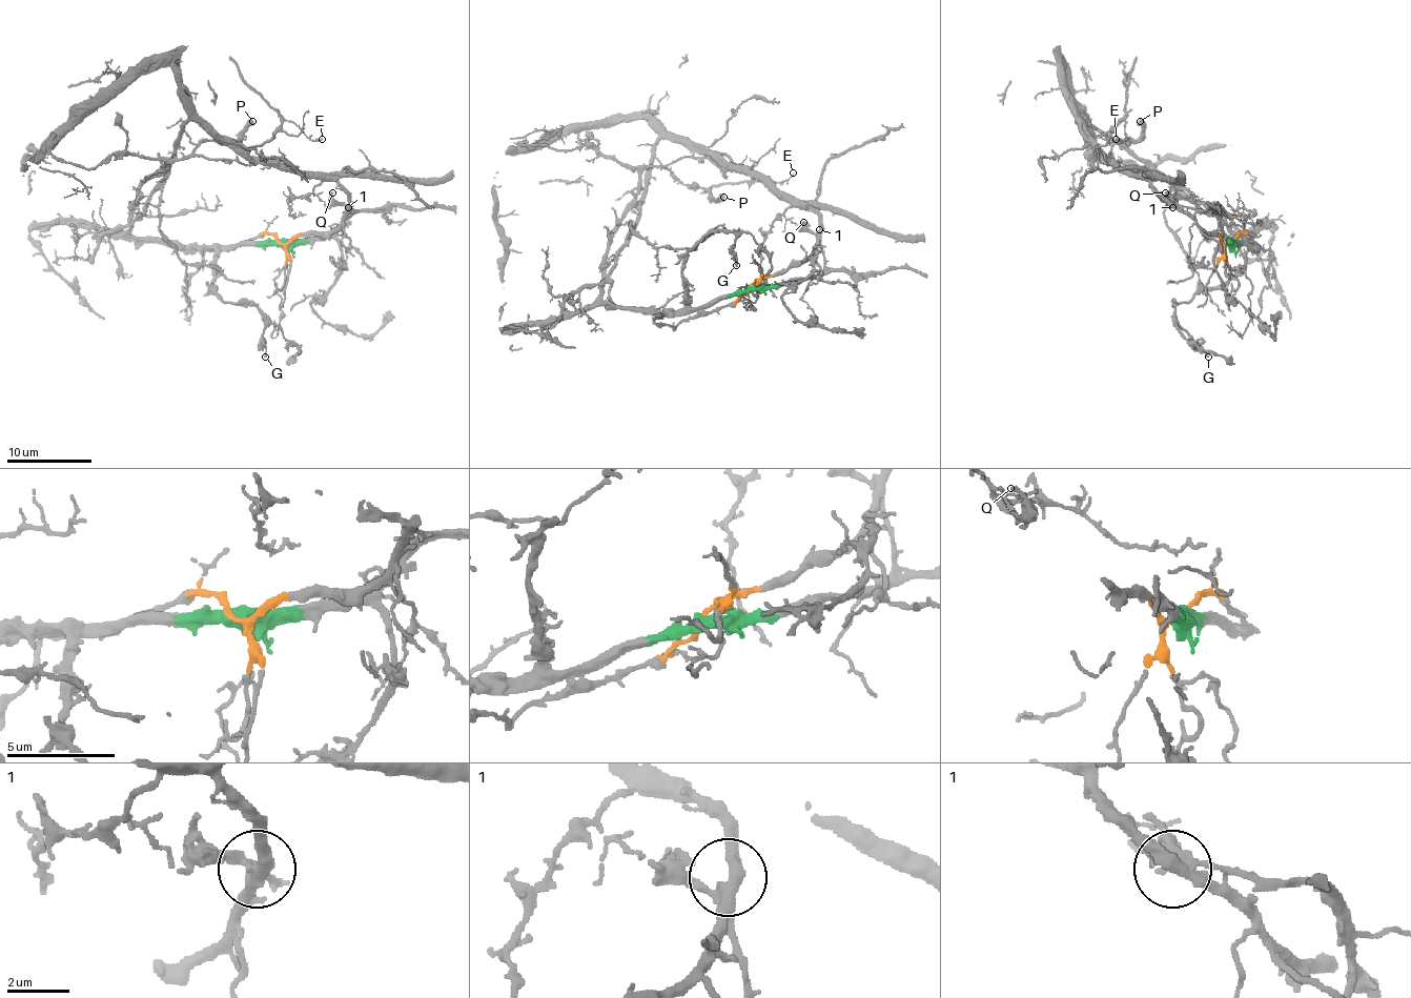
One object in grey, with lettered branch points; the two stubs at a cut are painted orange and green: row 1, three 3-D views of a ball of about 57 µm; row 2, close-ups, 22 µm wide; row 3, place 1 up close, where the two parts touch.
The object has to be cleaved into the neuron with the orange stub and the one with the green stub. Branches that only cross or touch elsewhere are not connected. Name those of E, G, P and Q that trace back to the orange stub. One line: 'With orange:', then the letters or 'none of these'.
With orange: E

